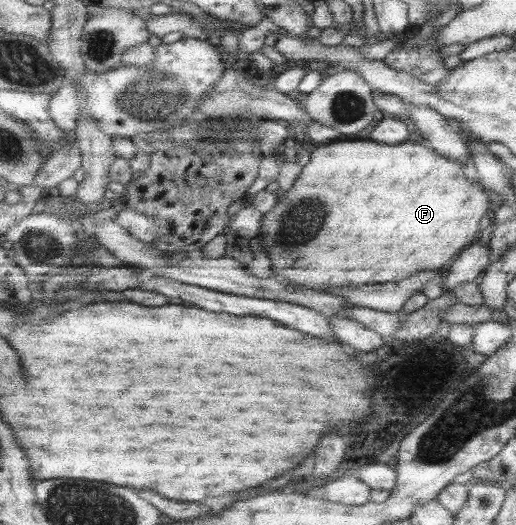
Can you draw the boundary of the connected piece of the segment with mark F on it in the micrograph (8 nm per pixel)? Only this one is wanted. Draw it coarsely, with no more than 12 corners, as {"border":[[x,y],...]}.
{"border":[[428,145],[311,146],[263,216],[309,289],[437,271],[497,201]]}

